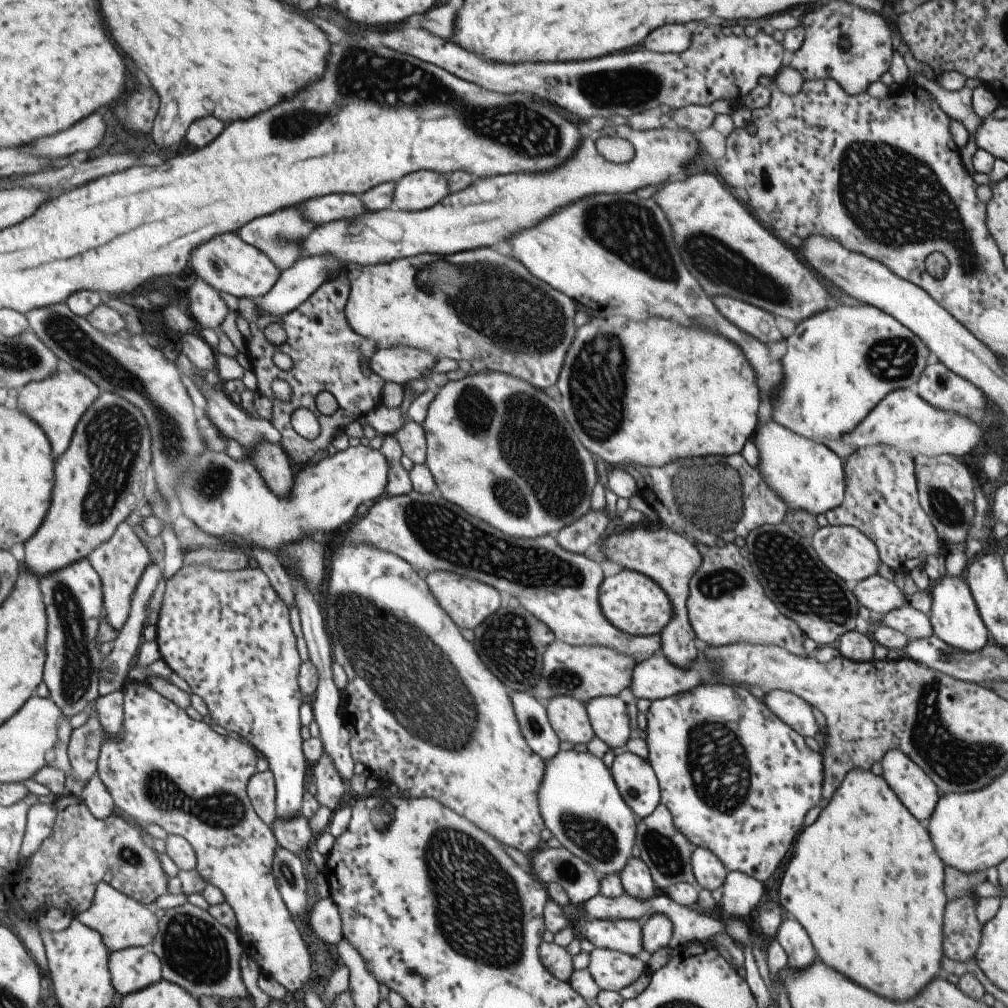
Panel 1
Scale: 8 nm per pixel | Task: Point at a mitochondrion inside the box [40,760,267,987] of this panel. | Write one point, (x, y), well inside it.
(221, 810)

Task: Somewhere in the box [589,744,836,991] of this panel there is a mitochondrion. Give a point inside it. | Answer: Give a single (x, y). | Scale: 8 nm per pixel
(661, 850)

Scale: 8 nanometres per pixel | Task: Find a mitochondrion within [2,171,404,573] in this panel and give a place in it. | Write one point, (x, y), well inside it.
(114, 433)

